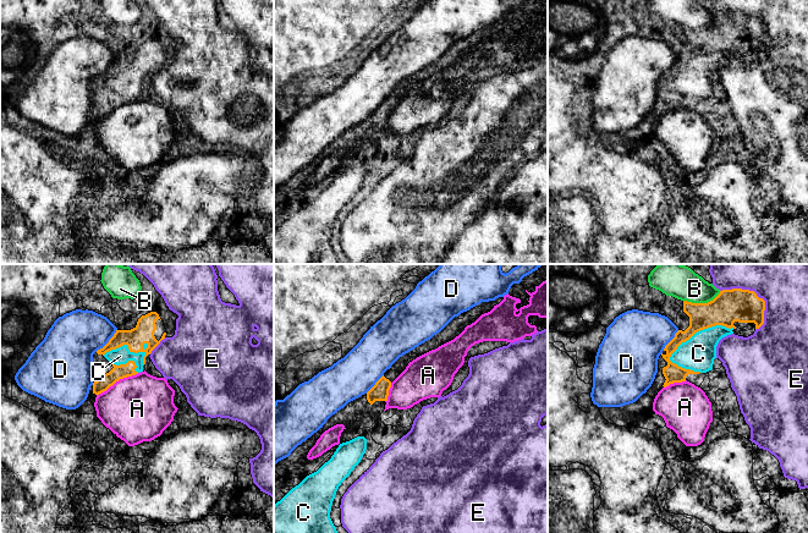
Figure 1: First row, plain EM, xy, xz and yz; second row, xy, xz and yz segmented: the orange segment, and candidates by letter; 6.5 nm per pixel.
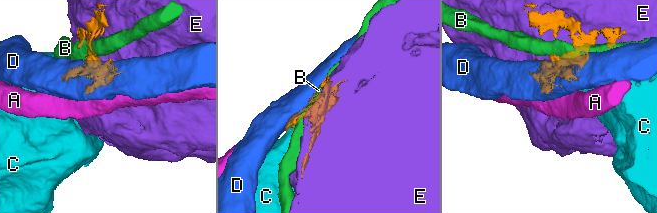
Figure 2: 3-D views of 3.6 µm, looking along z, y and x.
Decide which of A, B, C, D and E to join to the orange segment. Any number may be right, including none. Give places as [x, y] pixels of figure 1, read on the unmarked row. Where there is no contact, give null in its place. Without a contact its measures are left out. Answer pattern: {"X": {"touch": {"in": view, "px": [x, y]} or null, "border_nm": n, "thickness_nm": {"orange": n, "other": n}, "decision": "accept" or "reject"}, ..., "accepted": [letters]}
{"A": {"touch": {"in": "xy", "px": [117, 106]}, "border_nm": 320, "thickness_nm": {"orange": 100, "other": 440}, "decision": "reject"}, "B": {"touch": {"in": "yz", "px": [702, 29]}, "border_nm": 260, "thickness_nm": {"orange": 220, "other": 190}, "decision": "reject"}, "C": {"touch": {"in": "yz", "px": [699, 56]}, "border_nm": 480, "thickness_nm": {"orange": 220, "other": 220}, "decision": "accept"}, "D": {"touch": {"in": "xy", "px": [109, 67]}, "border_nm": 200, "thickness_nm": {"orange": 140, "other": 340}, "decision": "reject"}, "E": {"touch": {"in": "yz", "px": [753, 17]}, "border_nm": 360, "thickness_nm": {"orange": 220, "other": 280}, "decision": "reject"}, "accepted": ["C"]}

